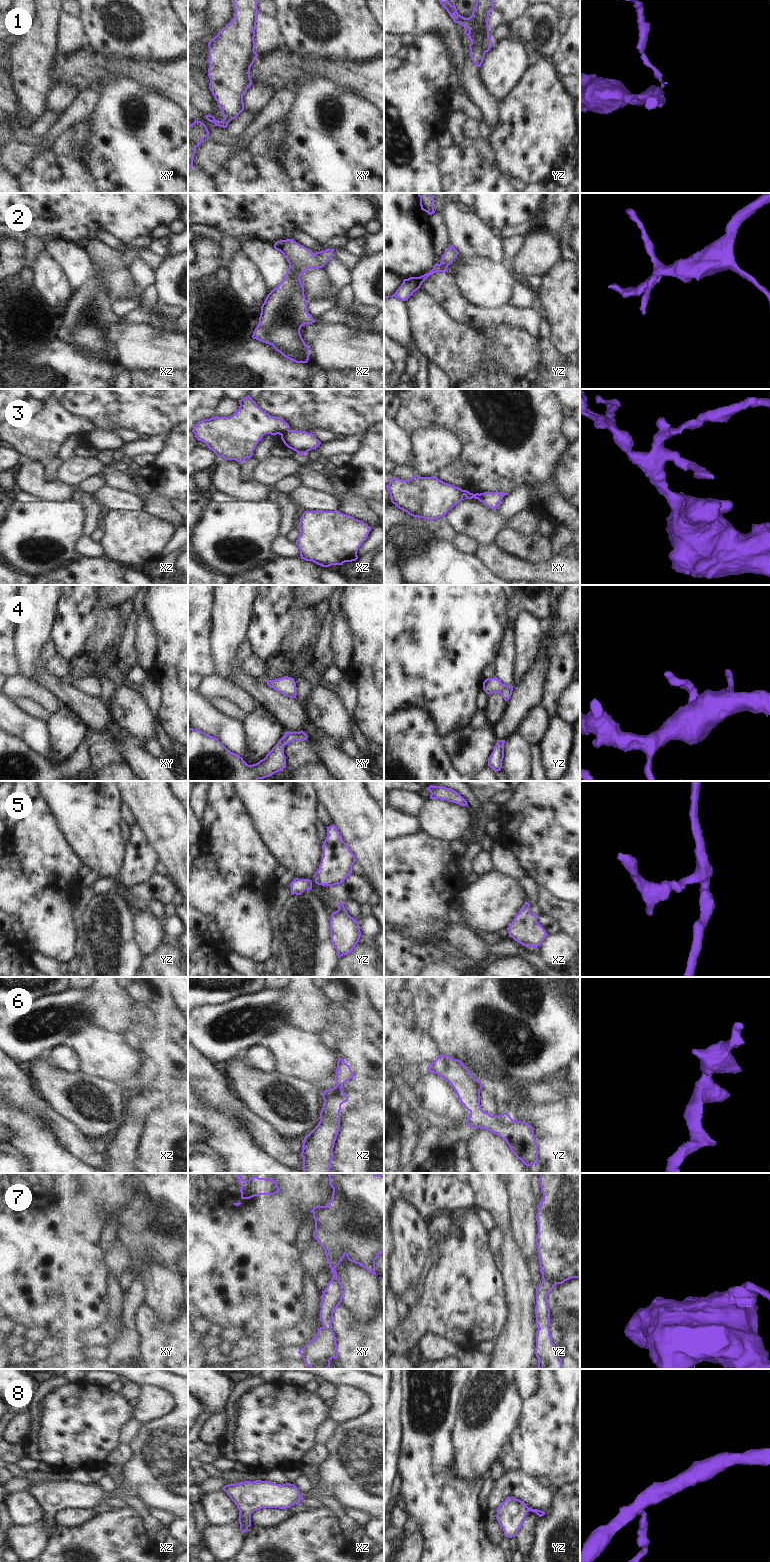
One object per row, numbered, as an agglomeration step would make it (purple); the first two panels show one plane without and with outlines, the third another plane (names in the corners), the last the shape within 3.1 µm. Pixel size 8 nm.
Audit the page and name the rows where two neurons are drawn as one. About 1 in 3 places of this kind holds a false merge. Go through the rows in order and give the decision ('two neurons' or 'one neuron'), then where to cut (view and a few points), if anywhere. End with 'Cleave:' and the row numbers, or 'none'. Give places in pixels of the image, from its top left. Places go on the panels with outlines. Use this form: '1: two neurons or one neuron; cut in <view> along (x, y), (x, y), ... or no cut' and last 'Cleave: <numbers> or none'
1: two neurons; cut in yz along (487, 26), (482, 32), (482, 47), (486, 51)
2: one neuron; no cut
3: two neurons; cut in xz along (289, 430), (281, 435)
4: one neuron; no cut
5: one neuron; no cut
6: one neuron; no cut
7: one neuron; no cut
8: one neuron; no cut
Cleave: 1, 3

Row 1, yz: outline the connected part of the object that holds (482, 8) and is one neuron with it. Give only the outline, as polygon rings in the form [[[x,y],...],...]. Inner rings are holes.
[[[476,0],[476,5],[475,5],[473,12],[472,12],[471,17],[473,17],[475,19],[474,24],[473,24],[473,29],[475,31],[475,37],[471,41],[469,48],[470,48],[471,60],[478,67],[481,67],[483,60],[484,60],[484,57],[485,57],[485,54],[486,54],[486,51],[482,47],[482,44],[484,41],[484,37],[482,35],[482,32],[486,28],[489,31],[489,26],[488,26],[489,12],[493,9],[494,9],[493,0]]]

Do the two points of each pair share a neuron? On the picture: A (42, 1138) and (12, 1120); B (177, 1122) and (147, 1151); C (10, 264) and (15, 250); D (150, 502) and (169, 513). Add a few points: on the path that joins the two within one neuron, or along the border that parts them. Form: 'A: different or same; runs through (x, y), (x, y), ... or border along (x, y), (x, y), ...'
A: same; runs through (35, 1138), (19, 1122)
B: same; runs through (167, 1132), (161, 1138), (150, 1138), (149, 1141)
C: same; runs through (11, 261), (12, 253)
D: same; runs through (155, 505), (164, 510)

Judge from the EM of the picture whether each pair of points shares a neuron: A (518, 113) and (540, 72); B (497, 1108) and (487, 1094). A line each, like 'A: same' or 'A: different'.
A: same
B: same

